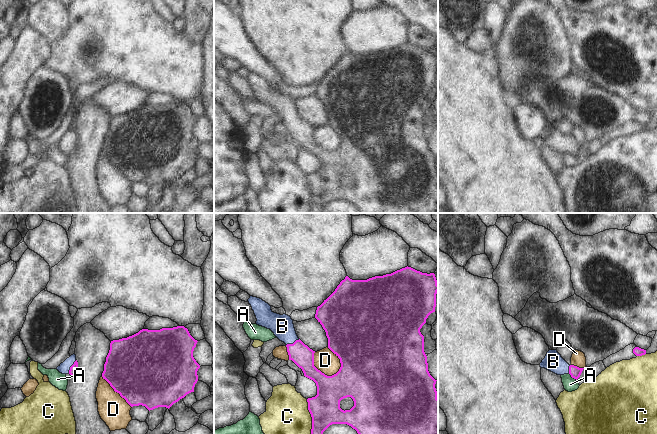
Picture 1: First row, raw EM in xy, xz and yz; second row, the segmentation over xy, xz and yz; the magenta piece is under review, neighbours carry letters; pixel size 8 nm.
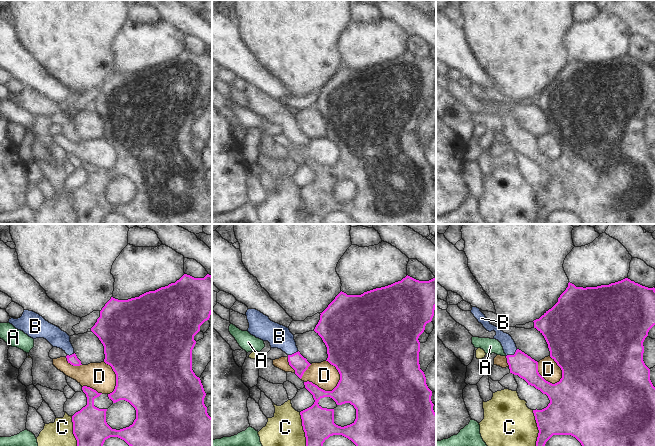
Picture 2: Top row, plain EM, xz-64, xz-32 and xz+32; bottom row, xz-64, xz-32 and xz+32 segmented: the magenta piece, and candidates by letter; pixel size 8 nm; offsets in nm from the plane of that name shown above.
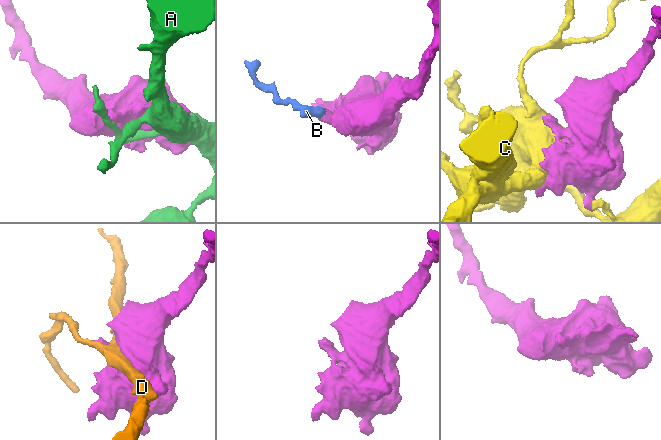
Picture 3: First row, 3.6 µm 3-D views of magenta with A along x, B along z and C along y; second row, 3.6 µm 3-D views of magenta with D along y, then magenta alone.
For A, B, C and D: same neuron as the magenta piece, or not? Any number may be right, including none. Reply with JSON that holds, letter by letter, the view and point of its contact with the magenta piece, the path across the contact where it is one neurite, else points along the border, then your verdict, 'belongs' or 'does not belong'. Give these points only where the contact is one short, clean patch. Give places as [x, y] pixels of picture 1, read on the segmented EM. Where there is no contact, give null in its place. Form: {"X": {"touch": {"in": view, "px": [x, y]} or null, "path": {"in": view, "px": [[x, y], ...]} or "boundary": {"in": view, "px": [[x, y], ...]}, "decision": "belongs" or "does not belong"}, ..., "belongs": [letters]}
{"A": {"touch": {"in": "yz", "px": [572, 377]}, "decision": "does not belong"}, "B": {"touch": {"in": "xz", "px": [293, 343]}, "path": {"in": "xz", "px": [[299, 353], [293, 343], [282, 326]]}, "decision": "belongs"}, "C": {"touch": {"in": "xz", "px": [311, 416]}, "decision": "does not belong"}, "D": {"touch": {"in": "xz", "px": [320, 371]}, "decision": "does not belong"}, "belongs": ["B"]}

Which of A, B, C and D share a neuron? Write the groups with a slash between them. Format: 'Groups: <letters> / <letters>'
Groups: A / B / C / D

